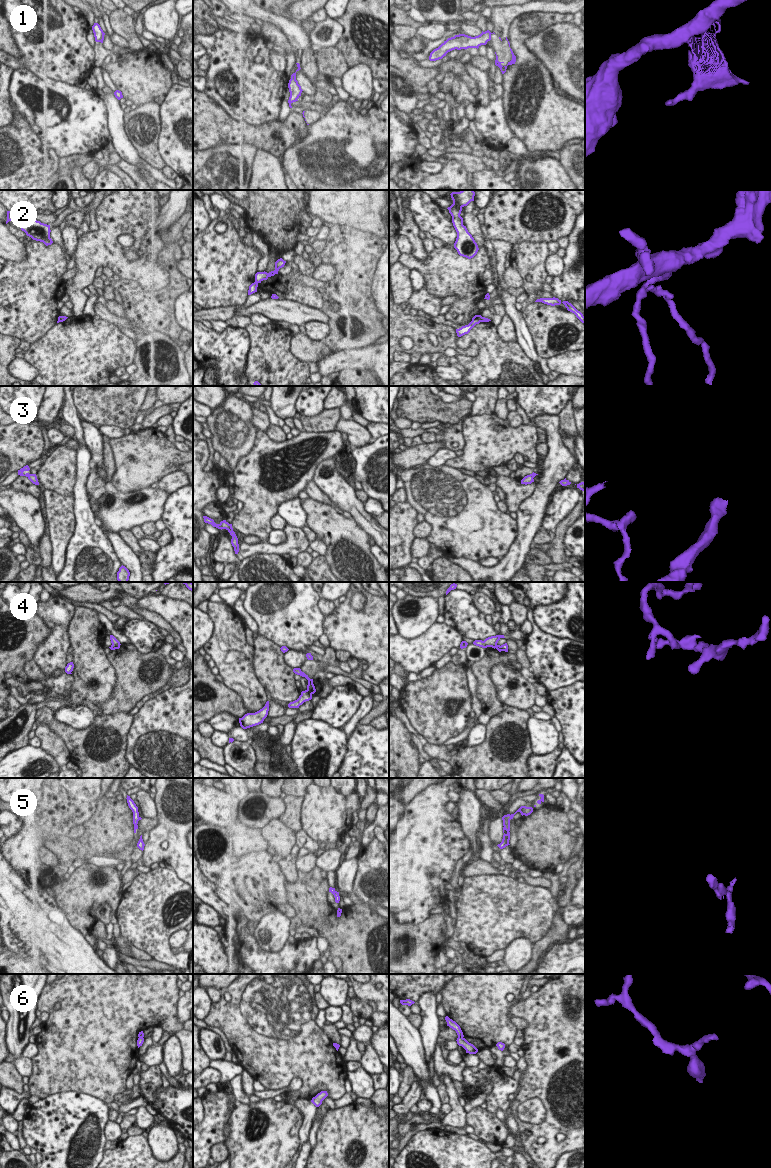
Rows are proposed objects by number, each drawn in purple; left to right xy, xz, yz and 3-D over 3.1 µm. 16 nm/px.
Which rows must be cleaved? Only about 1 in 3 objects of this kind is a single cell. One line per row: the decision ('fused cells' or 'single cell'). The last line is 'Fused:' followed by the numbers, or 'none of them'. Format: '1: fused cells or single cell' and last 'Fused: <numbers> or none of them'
1: fused cells
2: fused cells
3: fused cells
4: fused cells
5: fused cells
6: fused cells
Fused: 1, 2, 3, 4, 5, 6

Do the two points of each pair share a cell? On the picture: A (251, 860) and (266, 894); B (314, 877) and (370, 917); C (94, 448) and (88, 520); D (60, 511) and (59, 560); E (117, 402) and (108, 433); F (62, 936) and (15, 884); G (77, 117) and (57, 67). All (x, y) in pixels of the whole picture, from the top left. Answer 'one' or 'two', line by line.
A: one
B: one
C: two
D: one
E: two
F: one
G: two

